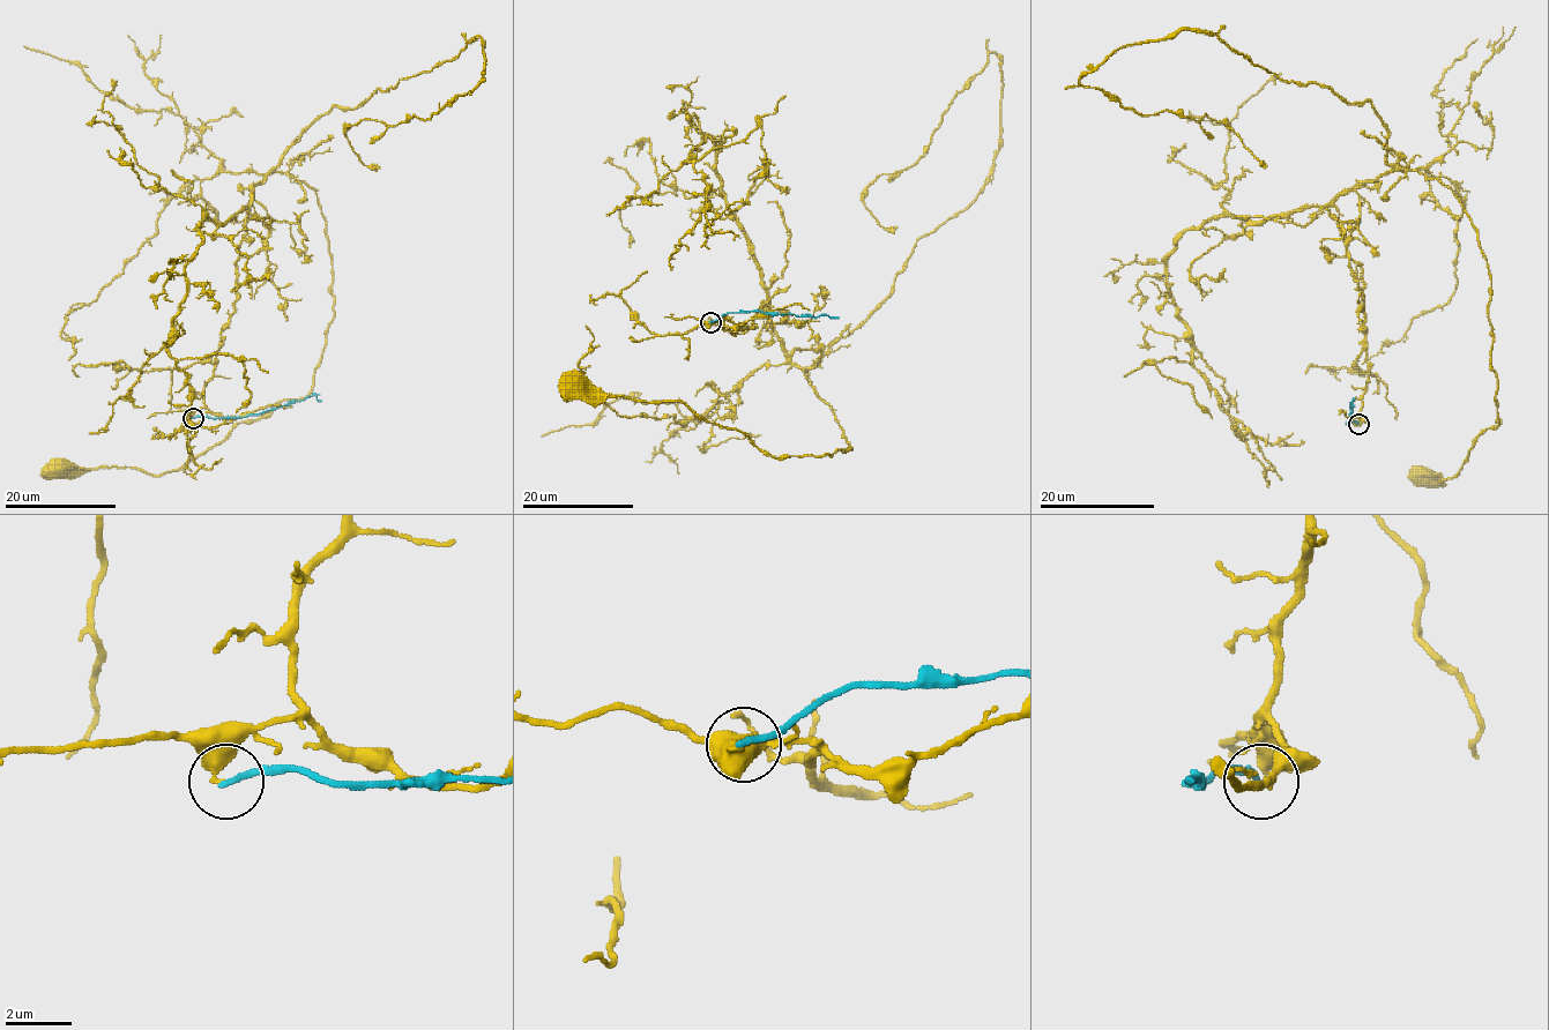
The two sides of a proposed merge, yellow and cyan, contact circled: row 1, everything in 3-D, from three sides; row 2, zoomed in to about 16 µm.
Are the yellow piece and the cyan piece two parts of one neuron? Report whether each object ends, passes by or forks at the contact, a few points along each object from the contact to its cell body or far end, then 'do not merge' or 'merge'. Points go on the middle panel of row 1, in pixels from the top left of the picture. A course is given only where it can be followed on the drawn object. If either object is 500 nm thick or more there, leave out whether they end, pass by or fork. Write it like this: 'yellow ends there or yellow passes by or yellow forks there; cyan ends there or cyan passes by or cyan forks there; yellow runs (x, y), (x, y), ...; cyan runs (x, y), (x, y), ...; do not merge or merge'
yellow ends there; cyan ends there; yellow runs (710, 322), (752, 328), (767, 298), (787, 357), (850, 447), (767, 455), (680, 402), (574, 385); cyan runs (710, 322), (729, 313), (759, 311), (839, 318); do not merge

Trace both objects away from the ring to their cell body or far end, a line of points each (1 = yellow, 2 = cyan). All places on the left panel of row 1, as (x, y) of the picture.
1: (193, 418), (235, 310), (251, 191), (284, 172), (315, 192), (332, 261), (312, 389), (163, 475), (57, 468)
2: (193, 418), (259, 416), (314, 395), (321, 402)

